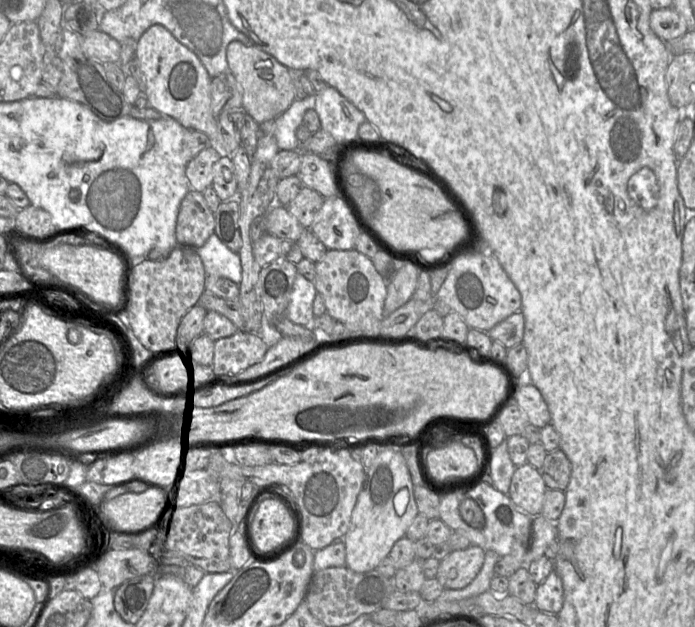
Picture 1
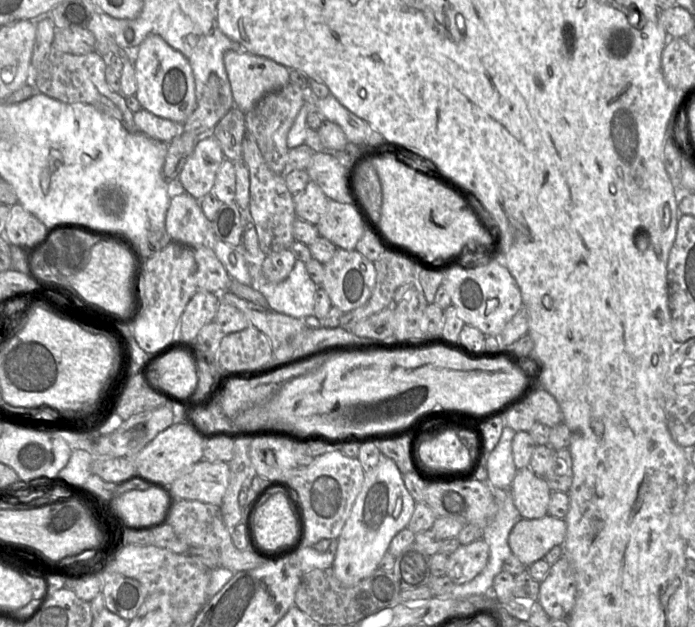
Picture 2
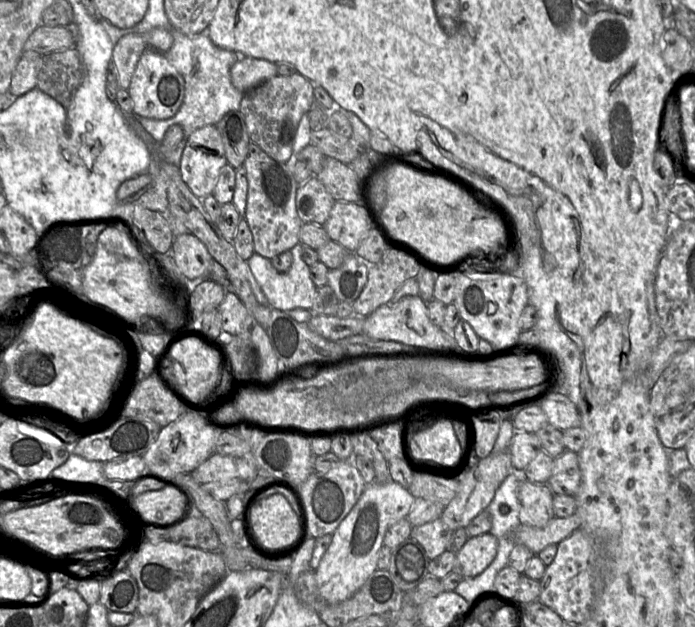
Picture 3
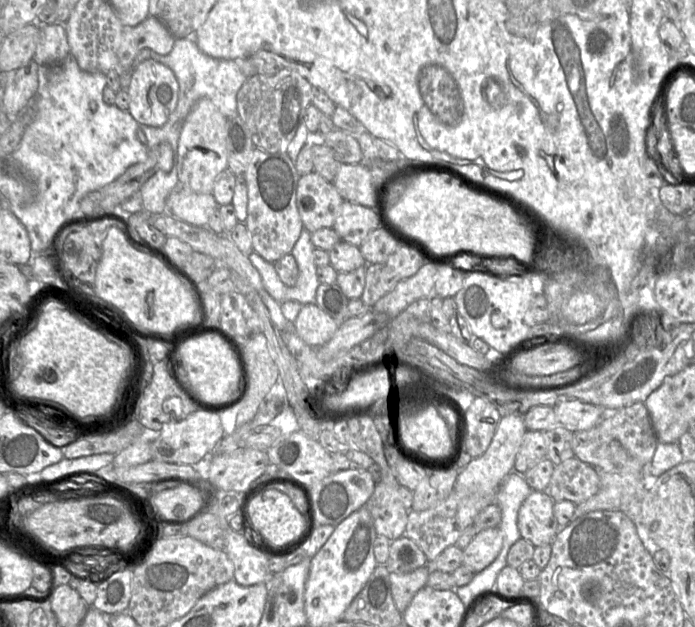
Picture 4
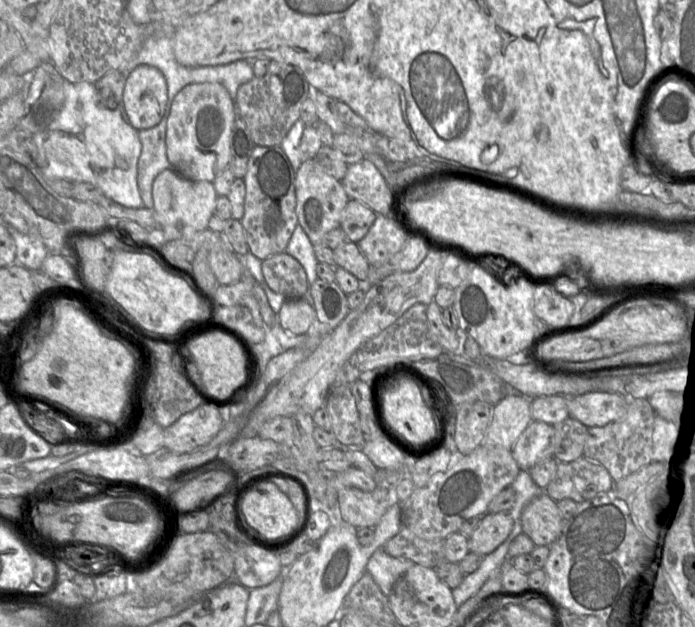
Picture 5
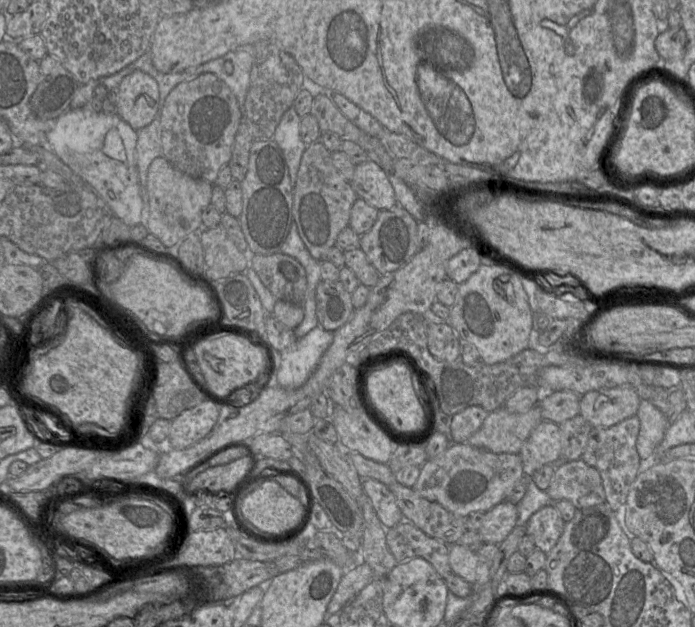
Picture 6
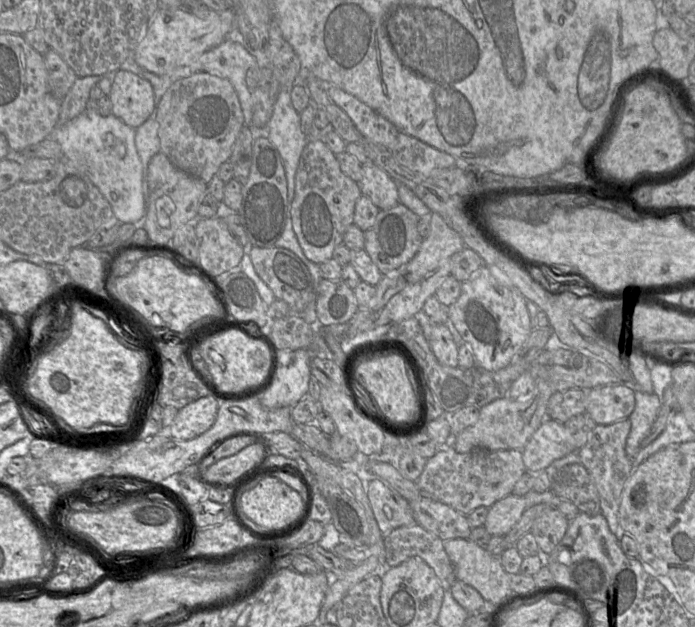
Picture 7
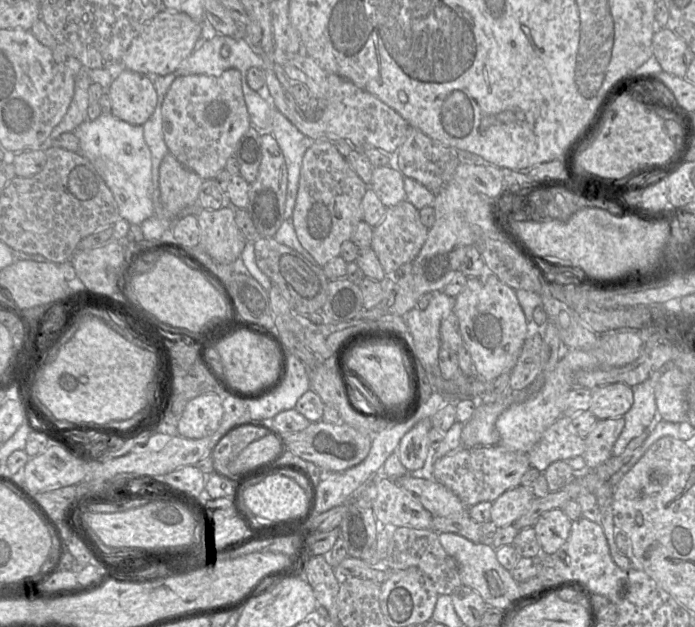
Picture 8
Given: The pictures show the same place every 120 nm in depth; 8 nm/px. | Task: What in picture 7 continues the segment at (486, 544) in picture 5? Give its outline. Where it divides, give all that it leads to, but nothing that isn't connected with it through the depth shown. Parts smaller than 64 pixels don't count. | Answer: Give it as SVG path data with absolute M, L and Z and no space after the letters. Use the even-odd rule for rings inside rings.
M505 496L489 508L483 526L491 536L505 536L520 520L526 508L524 496Z

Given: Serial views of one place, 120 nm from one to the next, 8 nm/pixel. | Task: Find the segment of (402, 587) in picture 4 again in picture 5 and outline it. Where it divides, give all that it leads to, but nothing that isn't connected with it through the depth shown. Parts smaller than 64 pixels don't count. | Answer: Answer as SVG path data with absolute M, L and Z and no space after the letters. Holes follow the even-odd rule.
M383 548L377 549L370 557L366 572L368 572L388 597L395 582L404 575L415 563L406 559L394 558L388 555Z

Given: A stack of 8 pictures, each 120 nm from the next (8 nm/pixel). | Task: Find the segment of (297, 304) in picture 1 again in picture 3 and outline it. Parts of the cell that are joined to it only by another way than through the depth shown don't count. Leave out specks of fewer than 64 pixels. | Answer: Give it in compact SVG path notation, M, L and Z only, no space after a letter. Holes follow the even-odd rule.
M300 242L290 251L292 252L293 262L287 272L279 272L268 259L258 253L254 253L248 260L248 265L265 293L269 305L272 307L290 311L295 308L311 309L316 297L317 287L310 276L310 266L302 258L302 246Z

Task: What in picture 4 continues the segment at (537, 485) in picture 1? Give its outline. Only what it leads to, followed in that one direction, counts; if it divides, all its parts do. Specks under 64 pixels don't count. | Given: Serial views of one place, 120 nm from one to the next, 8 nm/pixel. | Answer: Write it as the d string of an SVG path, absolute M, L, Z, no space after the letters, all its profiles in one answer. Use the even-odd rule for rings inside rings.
M532 490L519 509L517 524L521 537L535 547L551 544L559 531L554 503L546 491Z

